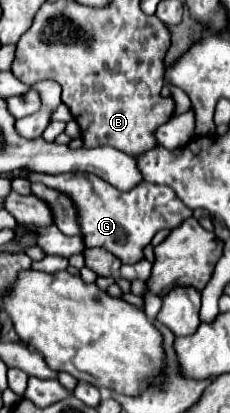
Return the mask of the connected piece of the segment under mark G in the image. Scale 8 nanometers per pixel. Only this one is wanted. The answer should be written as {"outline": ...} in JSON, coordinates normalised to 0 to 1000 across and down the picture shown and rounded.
{"outline":[[[143,419],[126,433],[283,462],[343,506],[343,545],[370,598],[448,598],[491,617],[509,617],[535,642],[587,642],[613,627],[630,627],[622,603],[657,588],[683,559],[770,550],[787,545],[787,535],[839,521],[839,511],[804,501],[787,482],[770,482],[770,467],[743,453],[648,438],[622,438],[578,462],[535,467],[396,419],[265,419],[265,424]]]}

